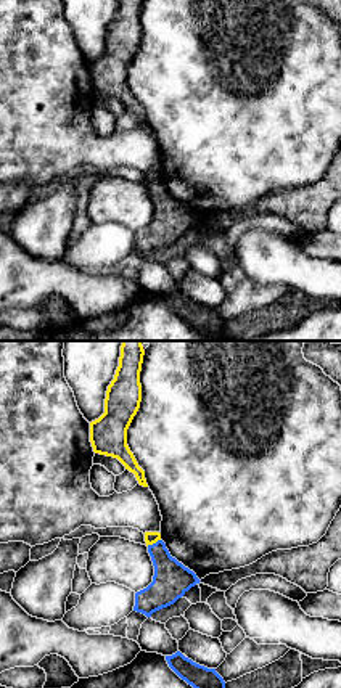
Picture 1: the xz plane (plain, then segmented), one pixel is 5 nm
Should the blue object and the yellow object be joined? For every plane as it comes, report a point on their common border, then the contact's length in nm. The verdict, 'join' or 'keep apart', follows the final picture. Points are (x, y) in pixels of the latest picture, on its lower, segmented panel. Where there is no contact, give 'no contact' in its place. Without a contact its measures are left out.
(153, 544) | 80 nm

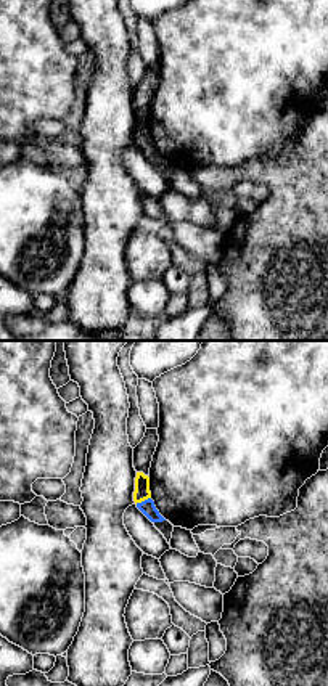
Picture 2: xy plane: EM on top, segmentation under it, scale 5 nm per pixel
(142, 502) | 90 nm

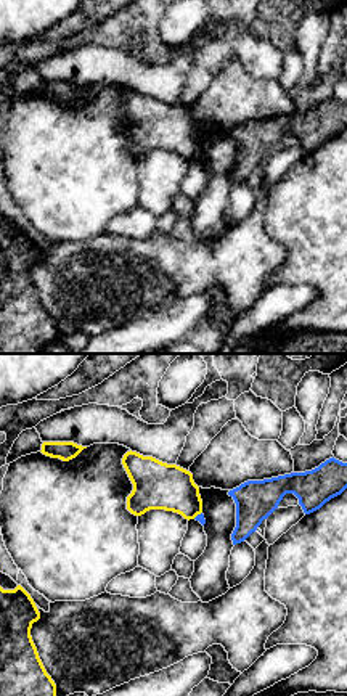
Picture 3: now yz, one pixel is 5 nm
(198, 515) | 60 nm

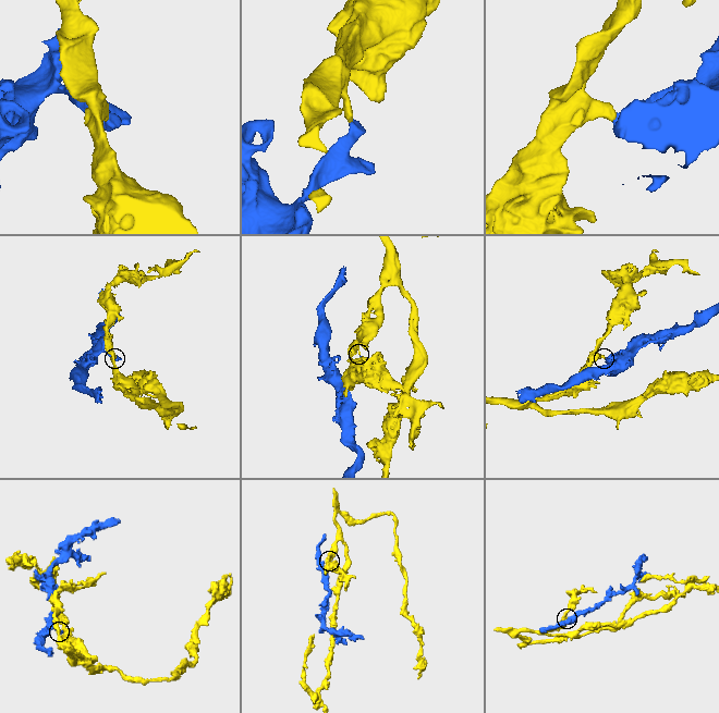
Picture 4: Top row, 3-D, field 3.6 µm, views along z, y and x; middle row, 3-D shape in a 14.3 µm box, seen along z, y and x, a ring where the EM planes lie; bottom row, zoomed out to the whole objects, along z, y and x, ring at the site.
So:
keep apart

